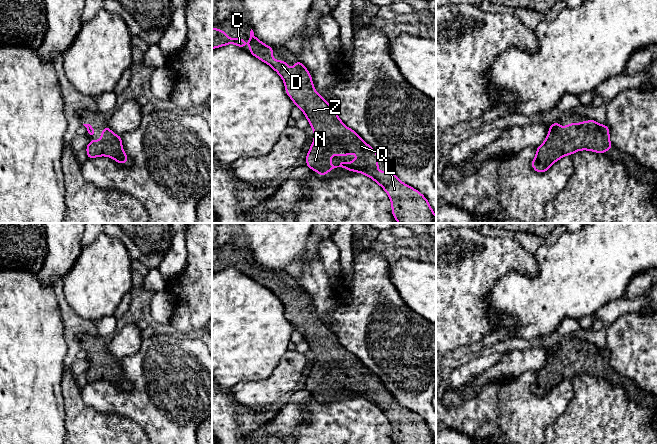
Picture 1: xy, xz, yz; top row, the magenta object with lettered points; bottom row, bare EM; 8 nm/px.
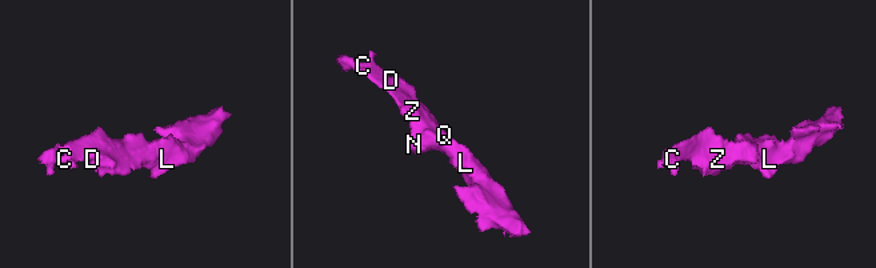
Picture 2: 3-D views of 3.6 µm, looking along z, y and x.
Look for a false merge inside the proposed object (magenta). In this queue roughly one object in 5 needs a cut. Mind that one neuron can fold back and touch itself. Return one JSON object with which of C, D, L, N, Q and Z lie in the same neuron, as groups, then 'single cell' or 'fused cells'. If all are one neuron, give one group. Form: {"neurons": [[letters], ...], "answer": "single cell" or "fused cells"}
{"neurons": [["C", "D", "L", "N", "Q", "Z"]], "answer": "single cell"}

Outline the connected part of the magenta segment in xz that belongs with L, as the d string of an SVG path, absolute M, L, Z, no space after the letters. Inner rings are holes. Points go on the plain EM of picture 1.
M252 253L249 264L249 277L268 288L279 298L284 305L286 318L292 323L295 330L303 335L304 340L309 345L310 351L314 353L314 365L306 379L306 390L308 390L311 395L316 394L317 398L323 401L329 397L331 393L337 391L362 397L379 408L389 419L392 438L395 444L436 444L436 439L423 418L401 406L392 395L380 396L378 394L379 378L354 354L346 351L339 343L335 333L314 313L311 298L298 283L295 284L295 292L290 293L286 285L270 283L274 279L273 272L258 264ZM334 378L337 380L359 378L360 380L350 387L341 386L339 390L334 390L330 386L330 382Z

